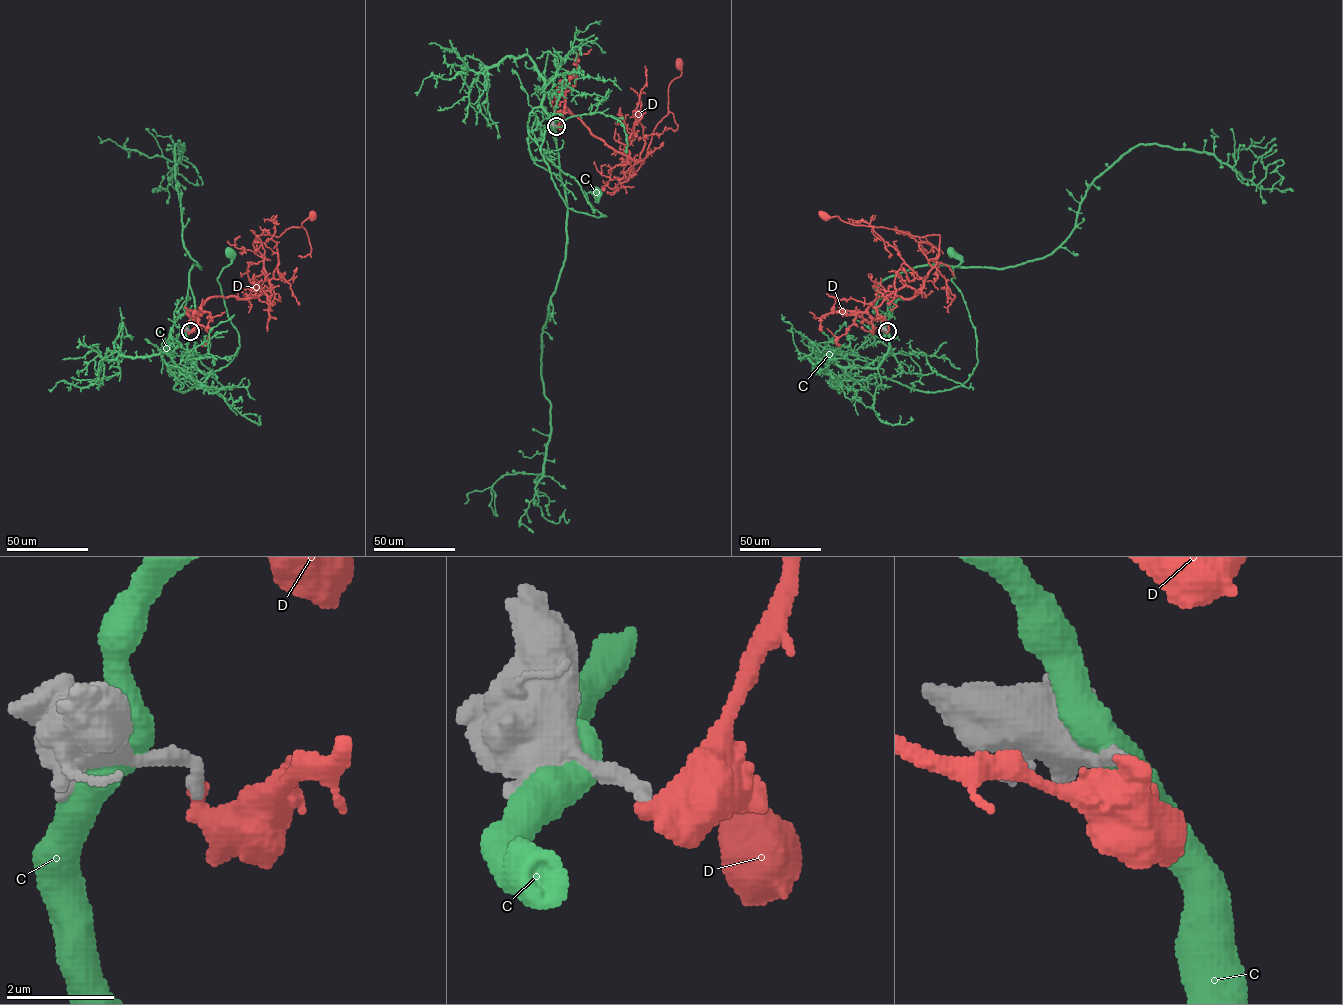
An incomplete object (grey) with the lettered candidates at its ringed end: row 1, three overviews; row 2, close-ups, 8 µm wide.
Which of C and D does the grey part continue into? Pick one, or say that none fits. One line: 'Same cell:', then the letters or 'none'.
Same cell: none

